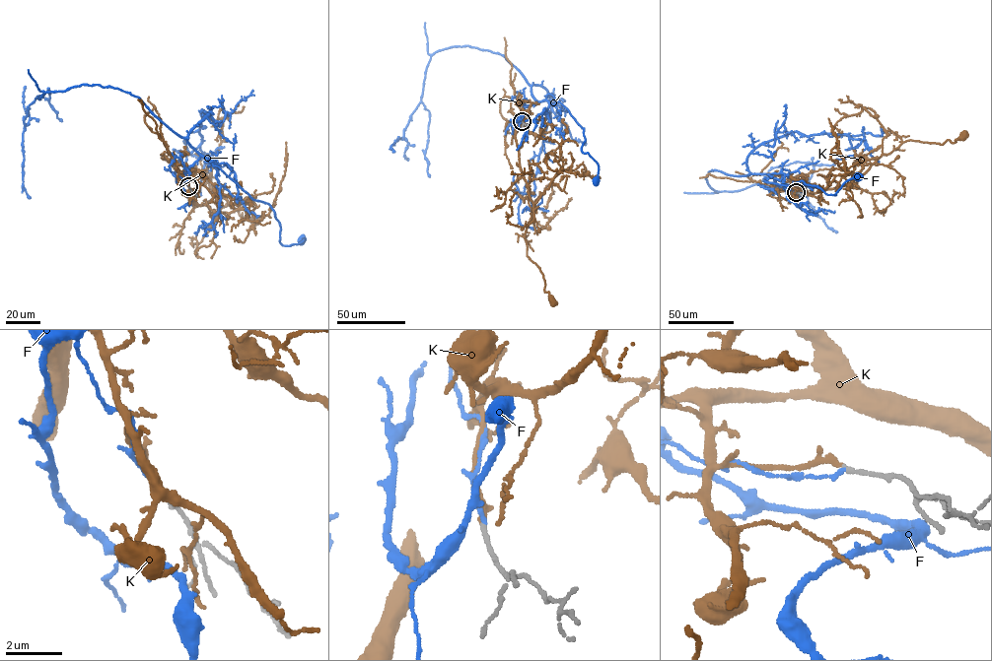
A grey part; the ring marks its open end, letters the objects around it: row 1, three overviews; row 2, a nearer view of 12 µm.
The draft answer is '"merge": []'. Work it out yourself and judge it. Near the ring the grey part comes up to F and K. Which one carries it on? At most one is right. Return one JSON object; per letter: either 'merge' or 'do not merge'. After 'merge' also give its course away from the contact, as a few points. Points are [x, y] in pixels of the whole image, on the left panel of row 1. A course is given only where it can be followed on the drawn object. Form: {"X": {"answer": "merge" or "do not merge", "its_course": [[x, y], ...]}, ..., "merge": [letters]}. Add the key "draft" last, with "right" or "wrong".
{"F": {"answer": "do not merge"}, "K": {"answer": "merge", "its_course": [[188, 186], [182, 178], [183, 195], [205, 205], [214, 193], [204, 185], [207, 180], [244, 220], [256, 222]]}, "merge": ["K"], "draft": "wrong"}

